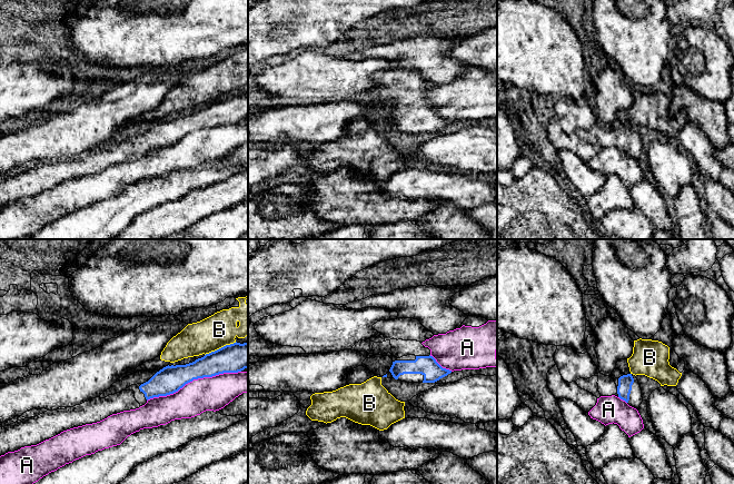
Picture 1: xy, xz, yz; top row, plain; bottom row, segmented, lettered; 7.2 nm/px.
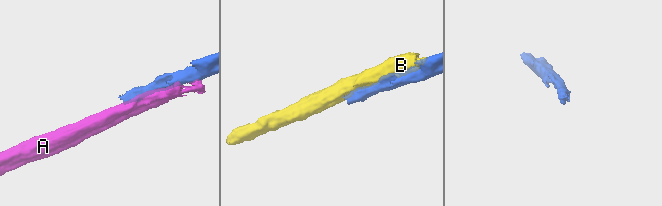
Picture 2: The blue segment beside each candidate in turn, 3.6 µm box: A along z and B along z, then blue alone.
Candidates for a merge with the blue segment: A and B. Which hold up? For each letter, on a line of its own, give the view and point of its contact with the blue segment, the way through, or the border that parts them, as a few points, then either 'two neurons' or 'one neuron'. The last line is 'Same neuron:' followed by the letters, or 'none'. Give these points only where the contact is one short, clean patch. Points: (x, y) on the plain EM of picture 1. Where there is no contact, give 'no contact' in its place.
A: xy (194, 129) | two neurons
B: xy (221, 98) | two neurons
Same neuron: none

